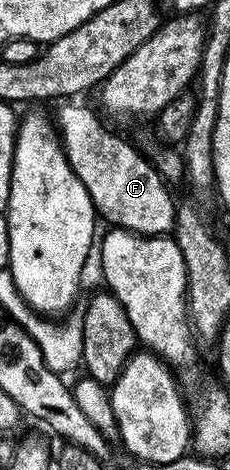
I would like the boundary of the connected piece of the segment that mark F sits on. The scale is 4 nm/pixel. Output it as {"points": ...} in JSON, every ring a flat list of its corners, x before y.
{"points":[[66,101,56,115,56,130,70,168,88,189,95,212,110,222,111,228,122,227,137,235,169,236,174,230,176,202,162,174,126,139,109,131,98,120,99,112,85,107,82,101]]}

